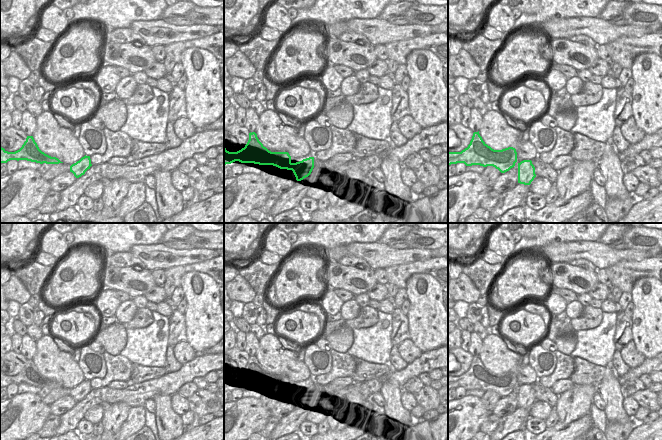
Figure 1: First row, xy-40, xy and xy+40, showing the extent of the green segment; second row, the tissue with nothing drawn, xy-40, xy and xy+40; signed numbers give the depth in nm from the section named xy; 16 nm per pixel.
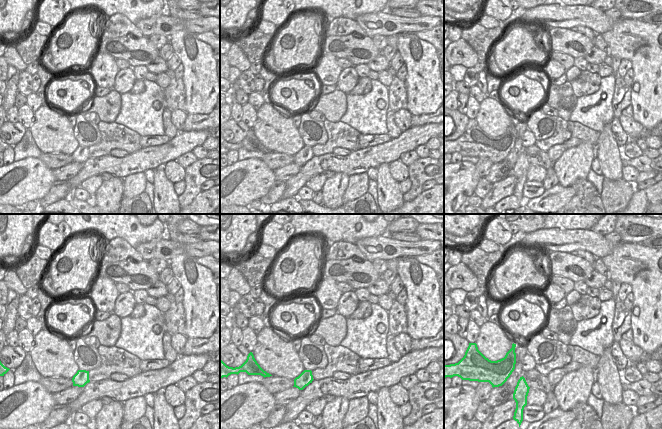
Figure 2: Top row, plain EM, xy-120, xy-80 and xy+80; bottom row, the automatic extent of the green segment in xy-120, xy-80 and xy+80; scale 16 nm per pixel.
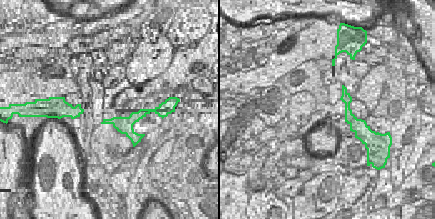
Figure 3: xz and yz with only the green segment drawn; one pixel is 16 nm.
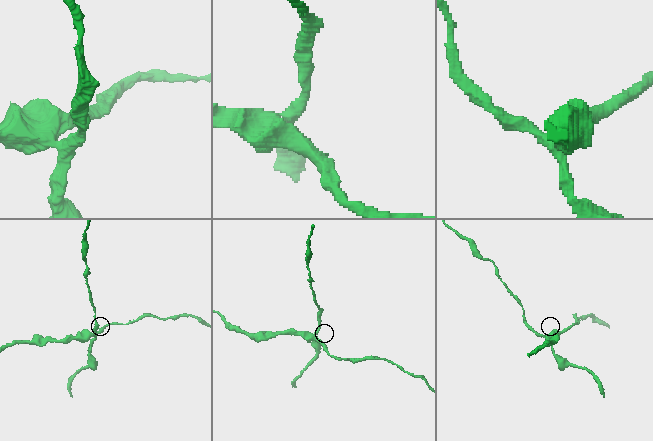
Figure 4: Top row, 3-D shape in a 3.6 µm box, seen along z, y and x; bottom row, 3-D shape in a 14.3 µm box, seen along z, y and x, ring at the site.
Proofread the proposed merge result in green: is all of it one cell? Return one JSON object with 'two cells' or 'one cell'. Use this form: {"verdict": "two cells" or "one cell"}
{"verdict": "two cells"}

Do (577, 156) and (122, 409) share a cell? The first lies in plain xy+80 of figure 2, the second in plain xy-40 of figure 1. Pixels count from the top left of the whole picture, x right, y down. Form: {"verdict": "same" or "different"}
{"verdict": "same"}

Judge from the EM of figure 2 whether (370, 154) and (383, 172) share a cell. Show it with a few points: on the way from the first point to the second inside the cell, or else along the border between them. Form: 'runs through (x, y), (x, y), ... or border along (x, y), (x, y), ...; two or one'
border along (388, 163), (380, 163), (376, 167); two

